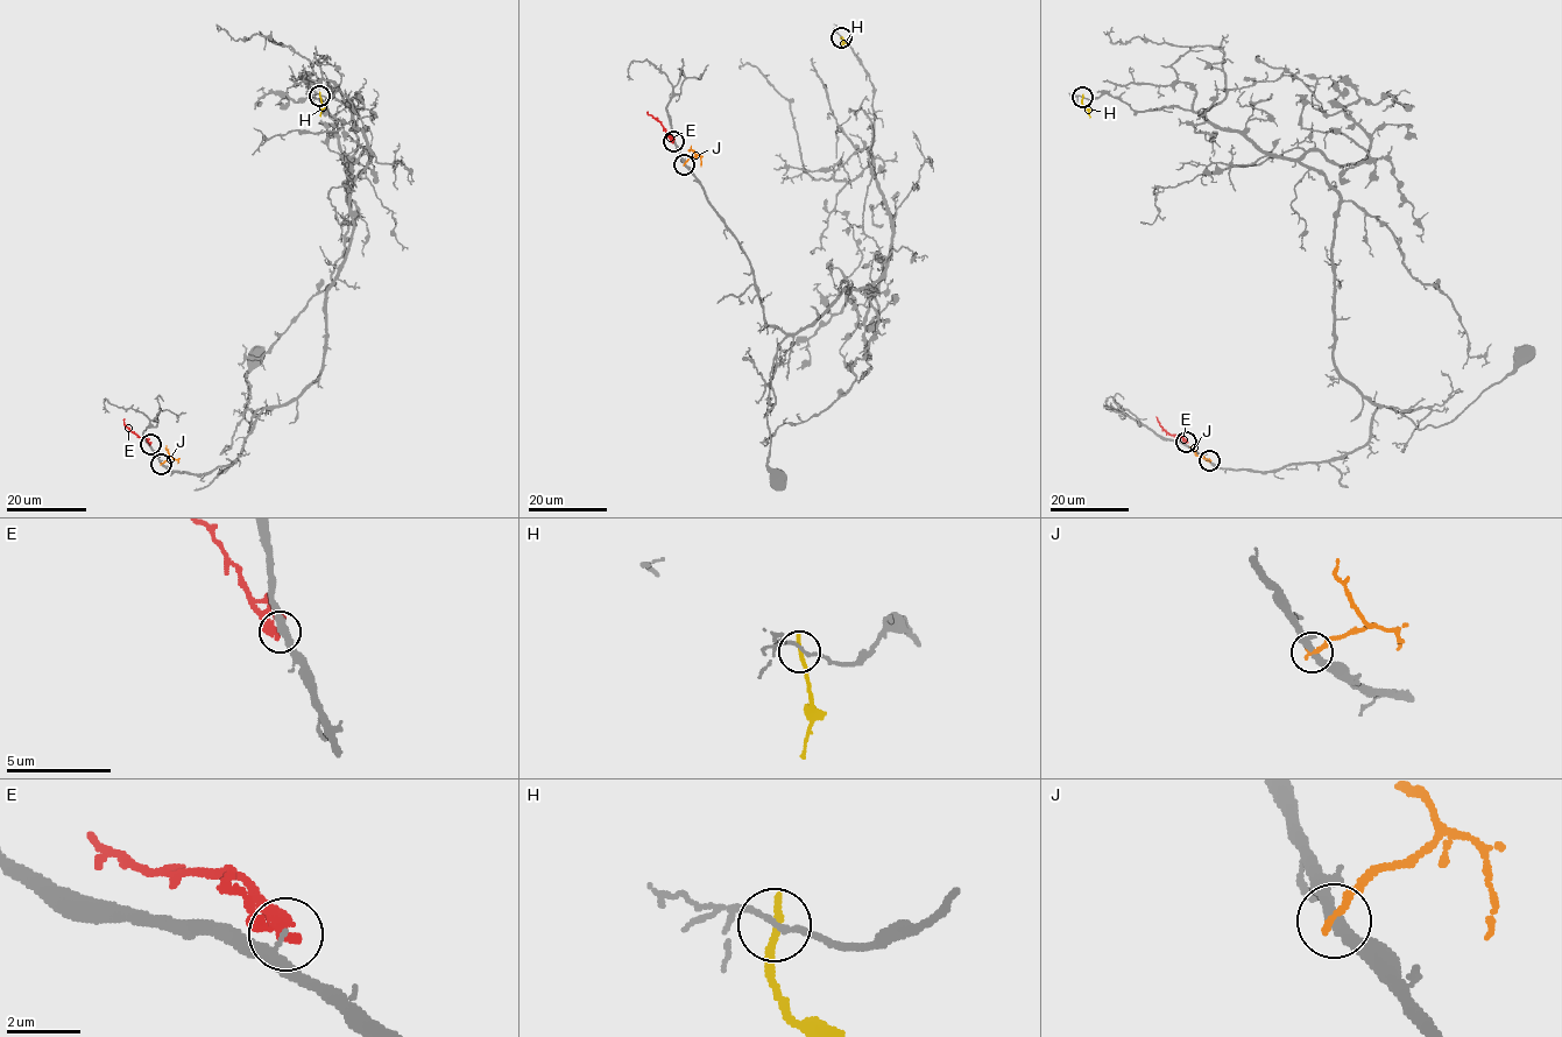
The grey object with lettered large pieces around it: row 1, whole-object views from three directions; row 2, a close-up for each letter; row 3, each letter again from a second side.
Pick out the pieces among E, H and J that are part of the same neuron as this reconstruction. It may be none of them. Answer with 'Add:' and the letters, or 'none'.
Add: none

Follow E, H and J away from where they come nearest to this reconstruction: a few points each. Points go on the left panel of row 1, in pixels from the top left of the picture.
E: (150, 444), (125, 425), (125, 418)
H: (319, 96), (319, 115)
J: (161, 464), (172, 458), (167, 445)

